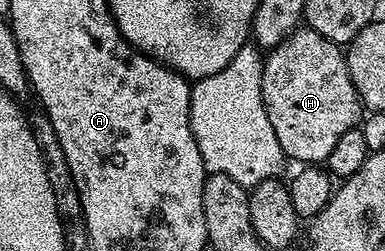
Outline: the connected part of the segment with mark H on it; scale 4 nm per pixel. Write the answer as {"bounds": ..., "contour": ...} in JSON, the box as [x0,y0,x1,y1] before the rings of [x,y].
{"bounds":[261,27,363,167],"contour":[[[308,27],[294,29],[286,41],[280,41],[274,49],[268,50],[261,70],[263,71],[261,90],[267,119],[271,119],[275,139],[279,139],[279,147],[283,147],[290,162],[301,161],[297,163],[304,163],[309,167],[320,166],[327,159],[327,155],[331,155],[339,135],[360,126],[363,120],[363,106],[355,91],[355,83],[351,83],[342,46],[331,39],[323,39],[319,31]]]}

